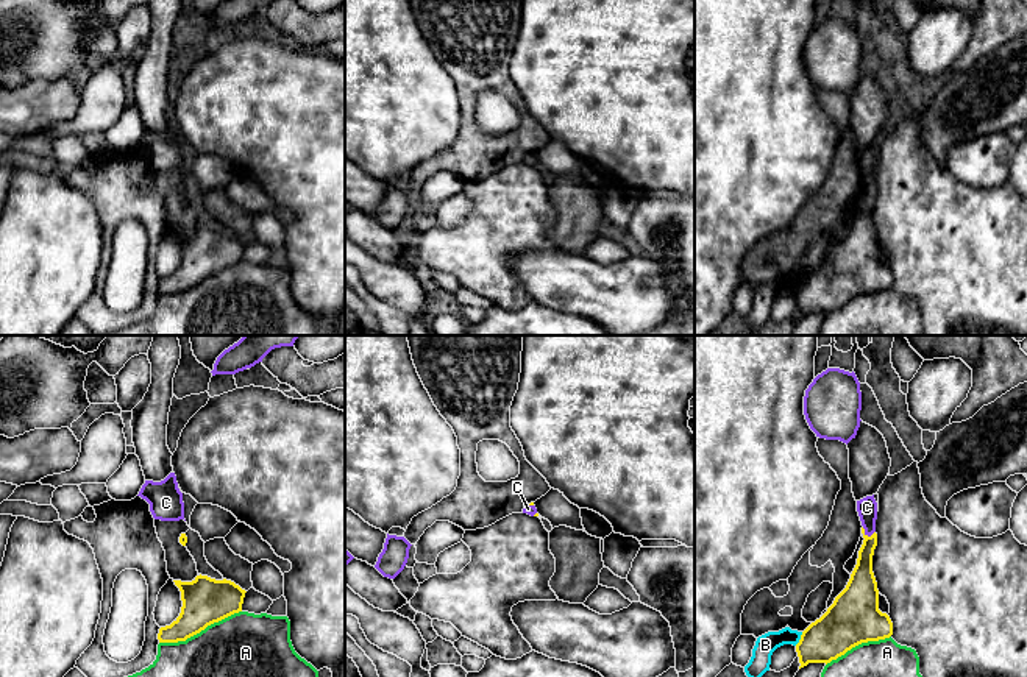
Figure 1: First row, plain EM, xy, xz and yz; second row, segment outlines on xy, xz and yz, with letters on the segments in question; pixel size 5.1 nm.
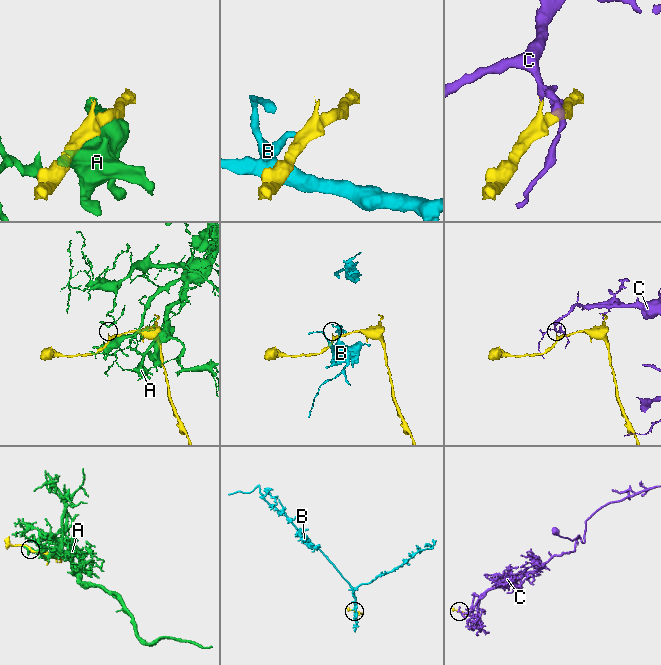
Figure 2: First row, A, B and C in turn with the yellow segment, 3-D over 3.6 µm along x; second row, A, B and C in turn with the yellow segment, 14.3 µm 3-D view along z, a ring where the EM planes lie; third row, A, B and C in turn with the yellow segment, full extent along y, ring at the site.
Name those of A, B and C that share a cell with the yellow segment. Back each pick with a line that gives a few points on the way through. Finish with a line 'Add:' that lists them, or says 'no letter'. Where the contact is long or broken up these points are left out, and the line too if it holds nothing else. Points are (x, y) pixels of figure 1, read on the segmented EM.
C: runs through yz (862, 584), (867, 535), (867, 507)
Add: C

